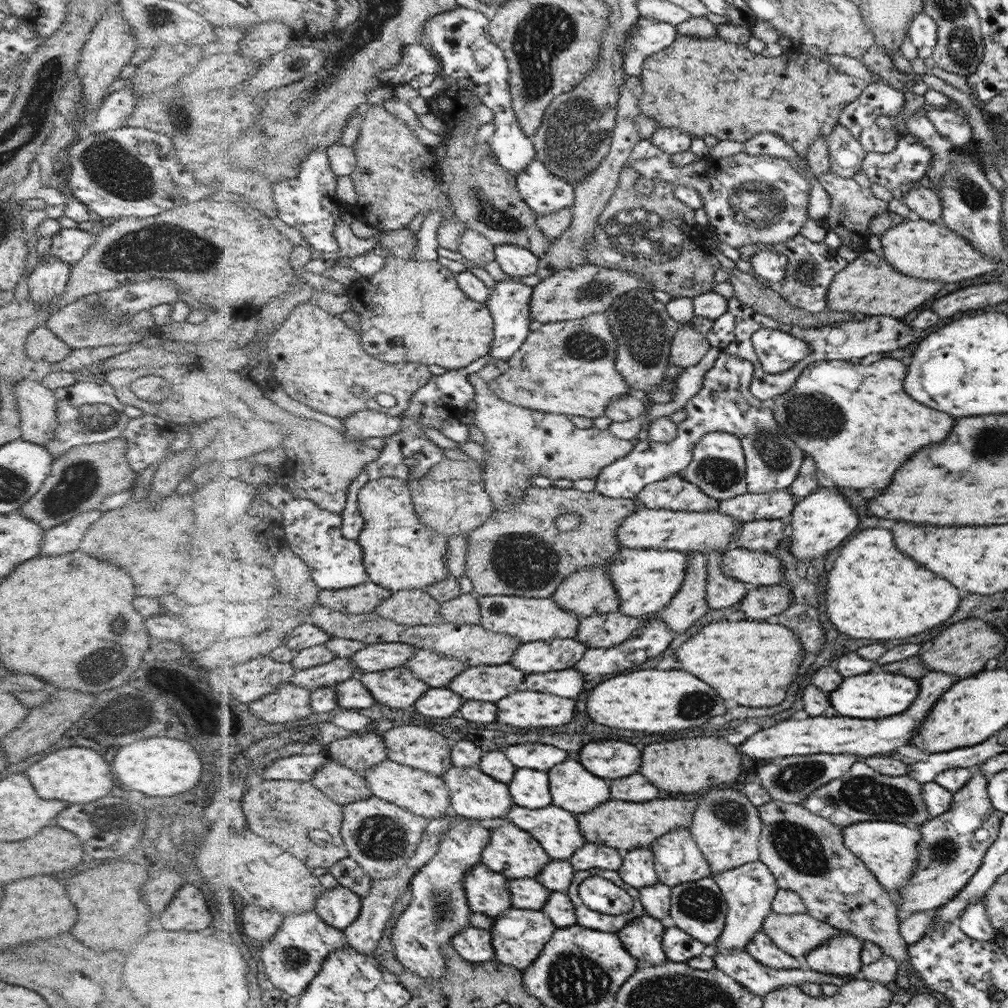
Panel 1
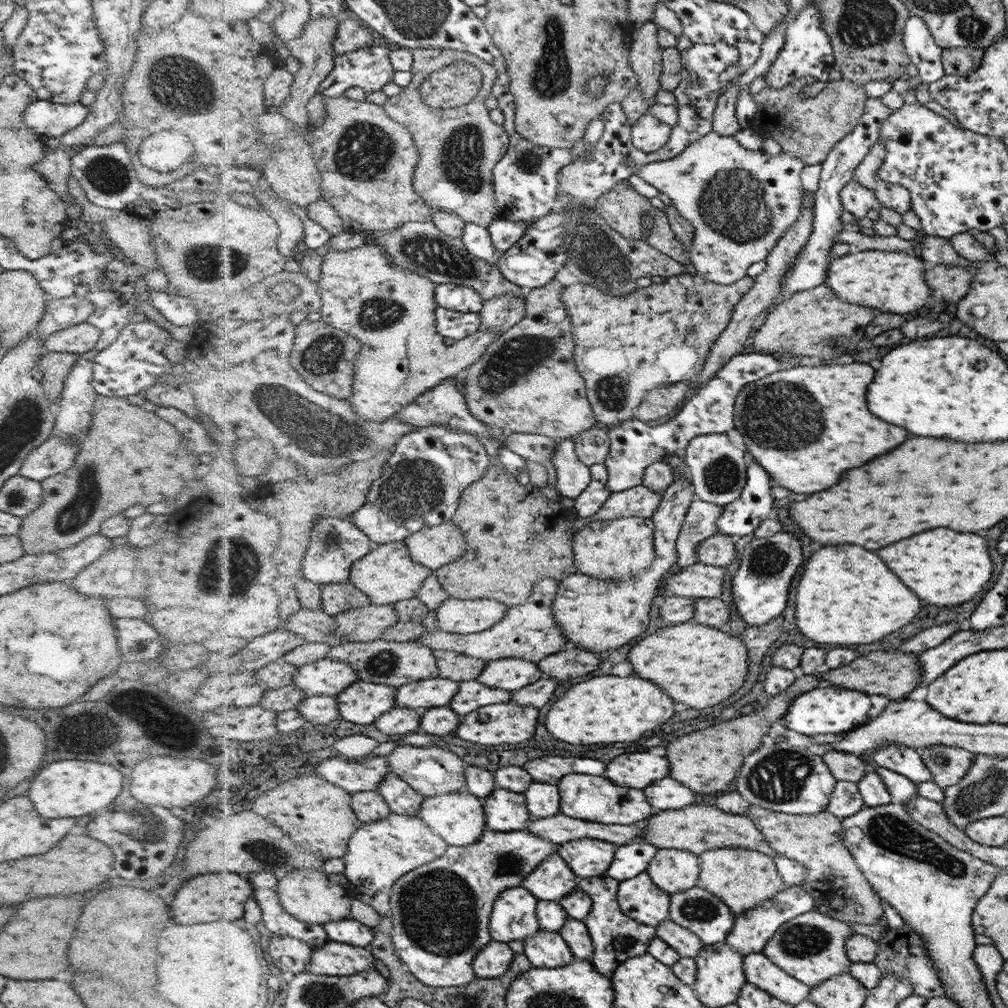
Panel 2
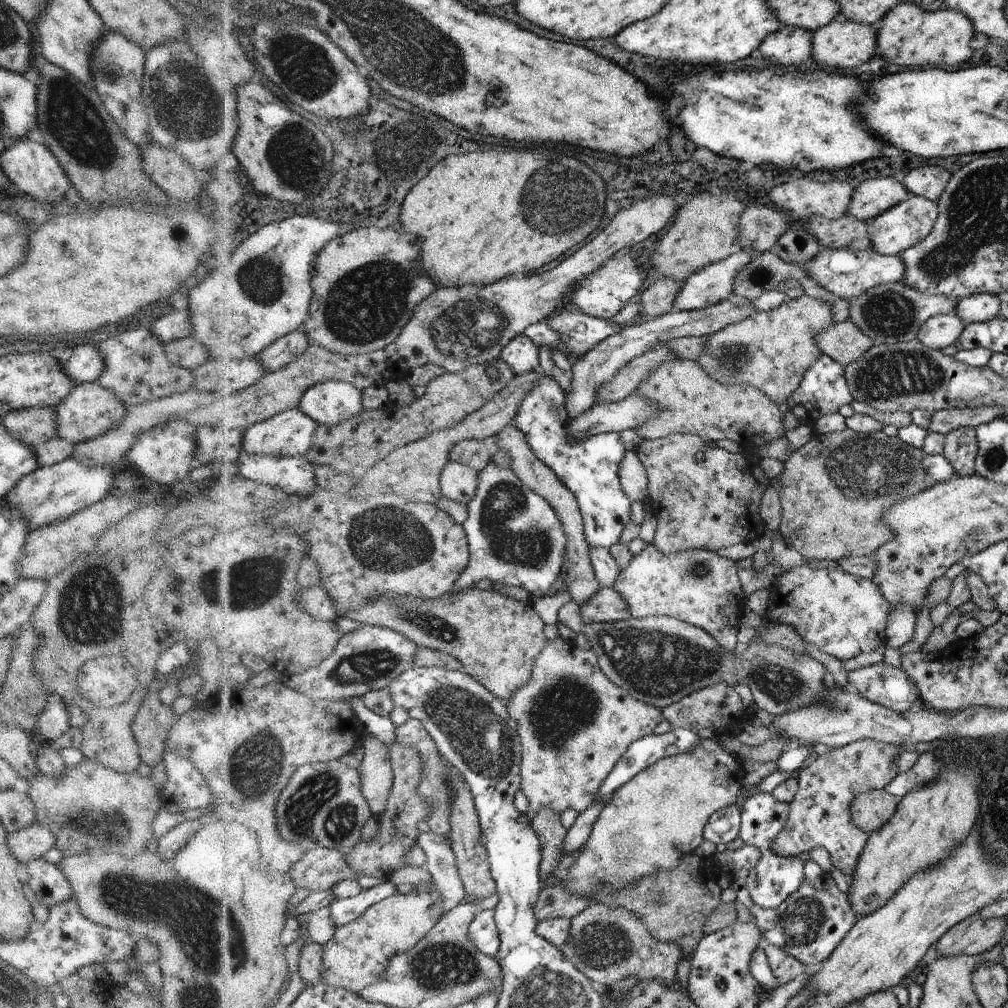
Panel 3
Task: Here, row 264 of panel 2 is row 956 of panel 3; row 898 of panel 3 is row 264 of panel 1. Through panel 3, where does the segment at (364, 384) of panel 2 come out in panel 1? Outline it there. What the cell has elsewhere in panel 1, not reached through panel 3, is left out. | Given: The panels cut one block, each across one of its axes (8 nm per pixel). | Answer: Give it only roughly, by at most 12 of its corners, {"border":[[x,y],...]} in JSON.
{"border":[[412,230],[348,291],[374,358],[448,370],[483,361],[485,303]]}

